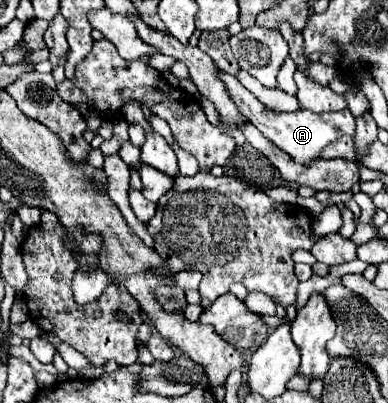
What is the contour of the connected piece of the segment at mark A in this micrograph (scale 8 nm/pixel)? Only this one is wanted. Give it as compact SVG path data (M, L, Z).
M219 73L219 77L223 77L223 85L227 85L227 93L231 93L231 99L235 101L235 105L239 107L239 111L243 113L243 117L247 117L269 141L273 141L279 149L283 149L291 159L295 159L297 163L309 165L313 159L319 159L319 153L323 147L327 147L329 143L337 141L343 135L353 135L355 133L355 119L349 111L335 111L335 113L313 113L307 109L299 109L295 113L271 113L267 111L261 101L247 91L235 75L229 73Z

